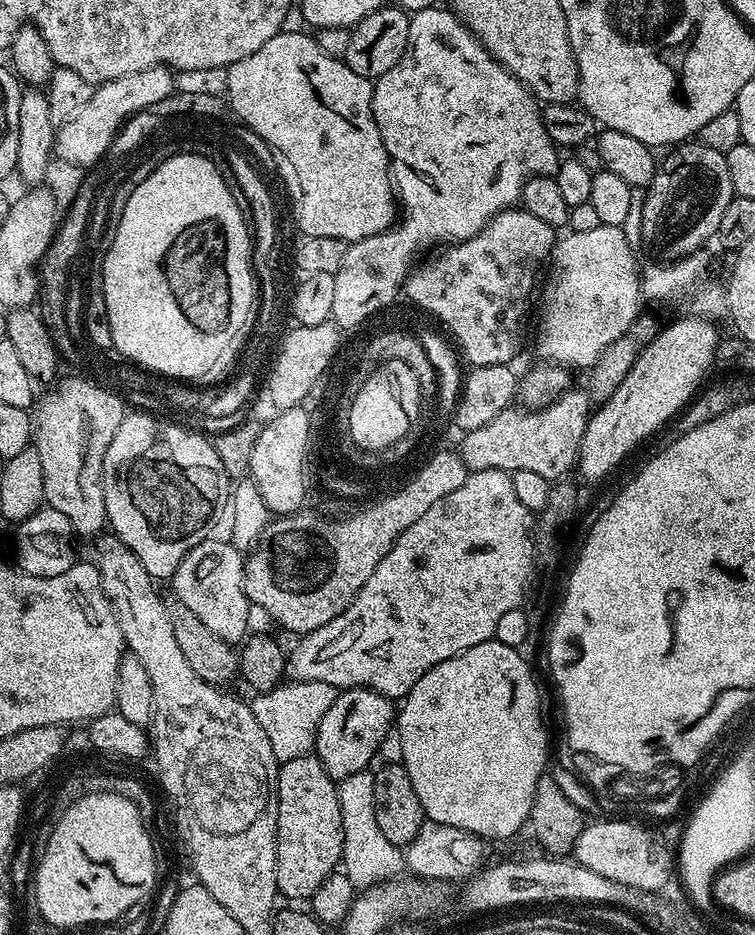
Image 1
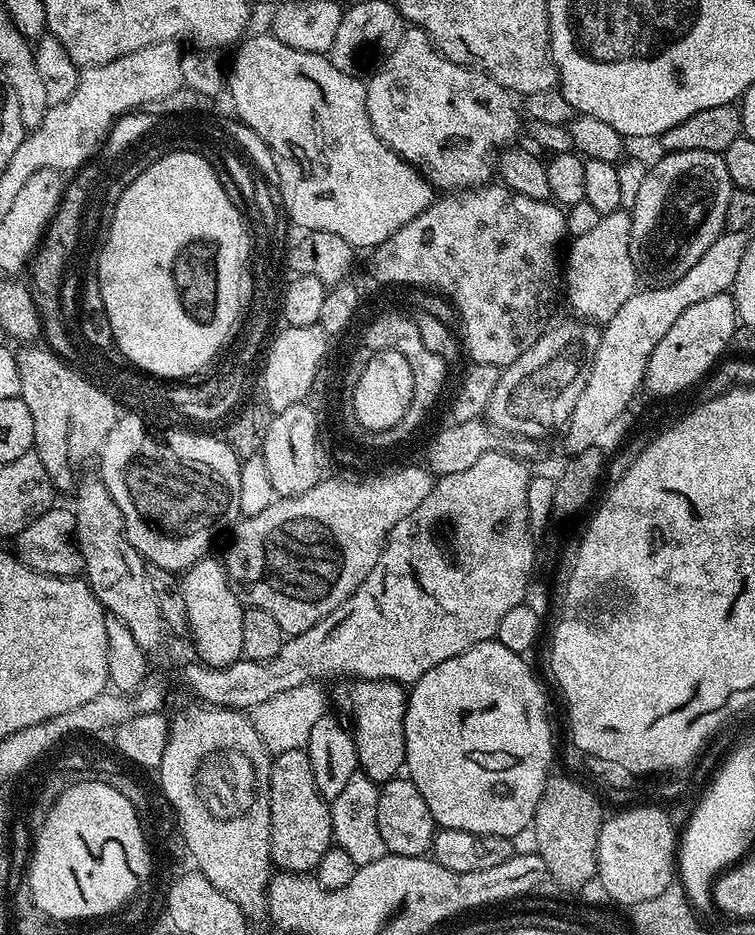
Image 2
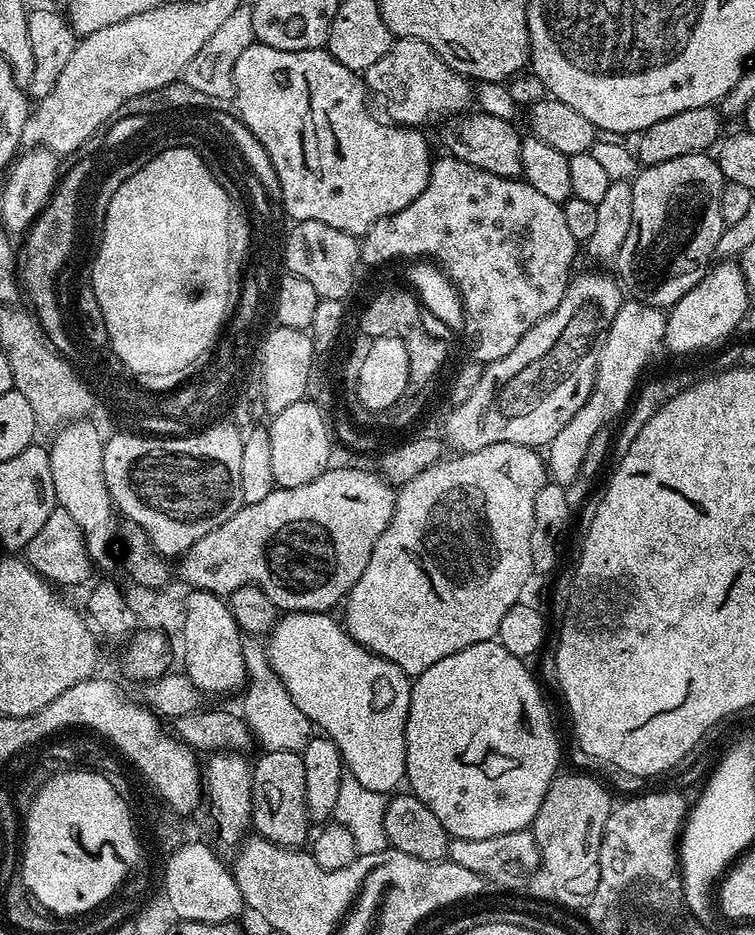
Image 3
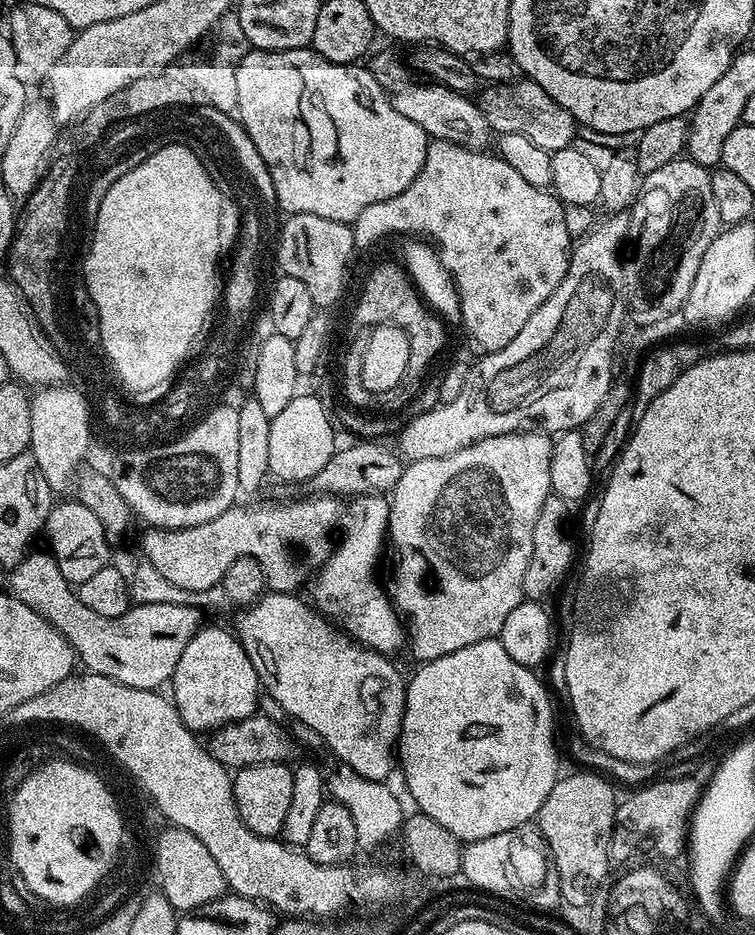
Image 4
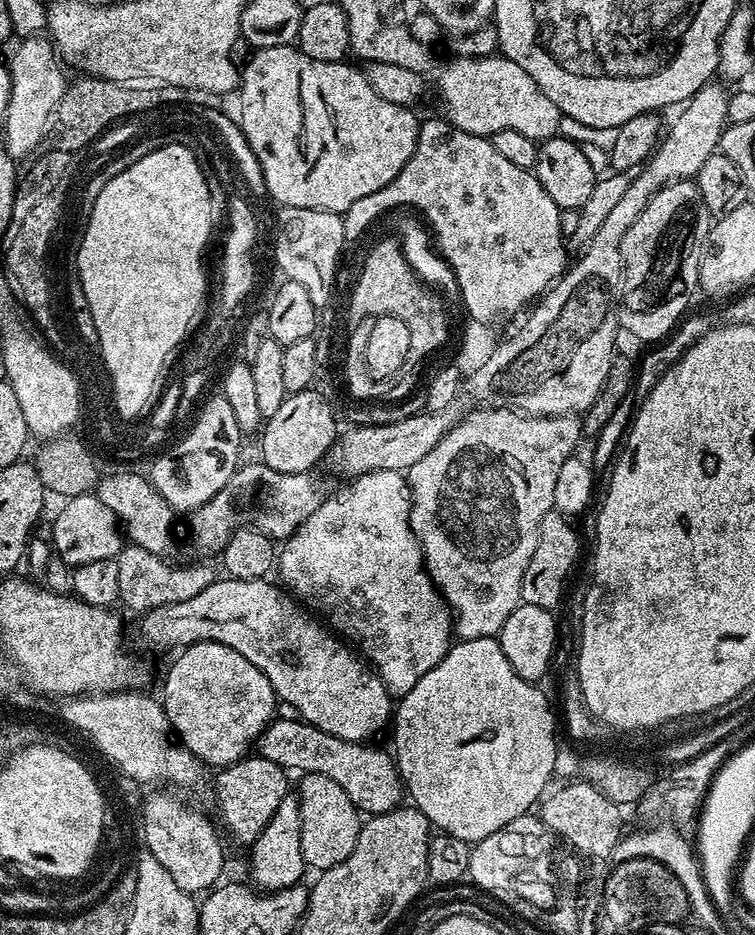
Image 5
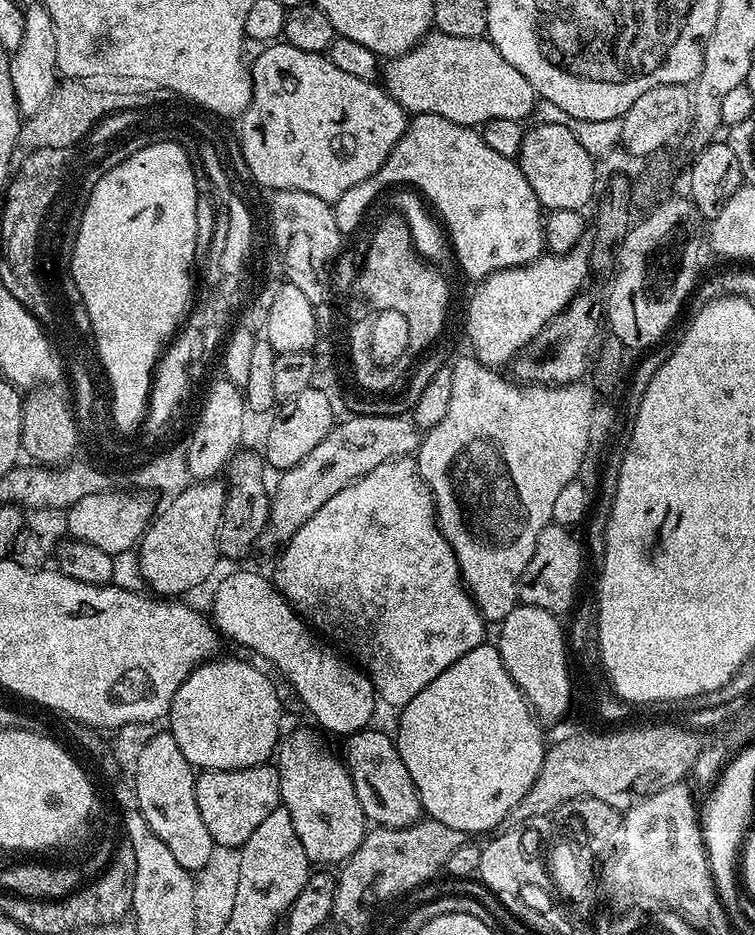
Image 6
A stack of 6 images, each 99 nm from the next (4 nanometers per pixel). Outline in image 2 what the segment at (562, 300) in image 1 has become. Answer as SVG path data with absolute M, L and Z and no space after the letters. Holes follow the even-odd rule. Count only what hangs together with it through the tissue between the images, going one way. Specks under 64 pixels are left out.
M627 211L611 212L600 217L598 226L571 241L572 249L567 249L566 288L568 284L568 304L581 321L603 326L618 314L630 294L638 291L638 273L630 254L631 215Z

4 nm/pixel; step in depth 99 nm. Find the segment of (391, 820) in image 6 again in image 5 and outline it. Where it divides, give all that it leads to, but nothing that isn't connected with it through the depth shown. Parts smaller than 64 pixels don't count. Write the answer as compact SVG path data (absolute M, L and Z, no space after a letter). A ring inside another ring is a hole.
M299 718L280 719L273 719L256 739L254 748L262 758L285 770L297 768L300 774L309 772L334 778L334 782L346 790L350 802L354 802L361 813L377 816L401 807L403 800L400 799L405 799L406 789L391 751L383 752L372 742L355 744L334 738L334 734L326 734L326 730L318 730Z

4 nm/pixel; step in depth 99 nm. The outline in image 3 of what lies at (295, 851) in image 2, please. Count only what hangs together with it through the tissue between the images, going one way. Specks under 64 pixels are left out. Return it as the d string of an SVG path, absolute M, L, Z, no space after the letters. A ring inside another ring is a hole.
M269 752L252 764L252 822L255 835L282 848L299 849L309 839L310 821L306 810L306 766L297 752Z

